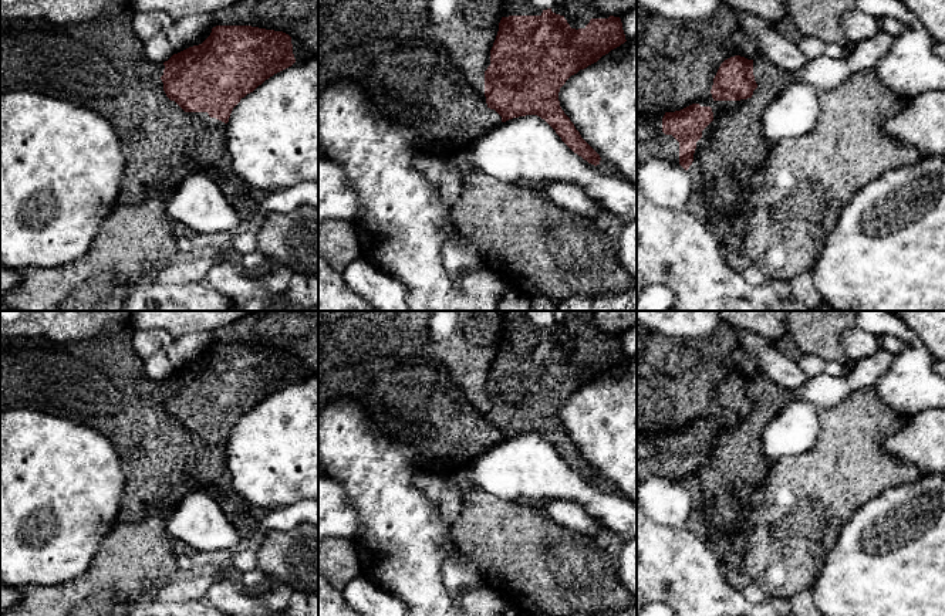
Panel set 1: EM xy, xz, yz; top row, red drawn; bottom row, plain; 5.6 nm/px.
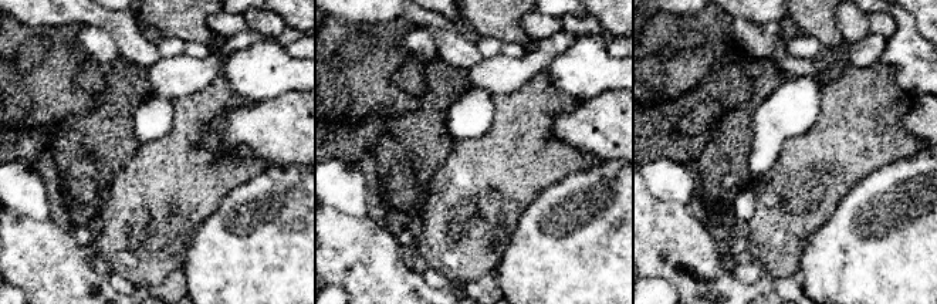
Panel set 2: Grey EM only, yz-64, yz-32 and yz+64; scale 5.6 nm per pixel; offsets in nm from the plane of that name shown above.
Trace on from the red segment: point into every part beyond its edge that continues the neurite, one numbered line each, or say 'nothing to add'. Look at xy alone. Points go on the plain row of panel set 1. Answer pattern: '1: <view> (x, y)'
1: xy (90, 381)

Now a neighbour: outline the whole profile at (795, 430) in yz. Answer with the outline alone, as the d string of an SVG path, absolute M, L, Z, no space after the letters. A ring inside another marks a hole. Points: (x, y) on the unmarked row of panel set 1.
M793 399L770 420L763 433L765 481L782 458L801 456L814 447L820 434L819 413L813 403Z

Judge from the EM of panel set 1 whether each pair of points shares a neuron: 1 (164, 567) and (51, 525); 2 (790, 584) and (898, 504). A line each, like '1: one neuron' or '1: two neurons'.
1: two neurons
2: two neurons

